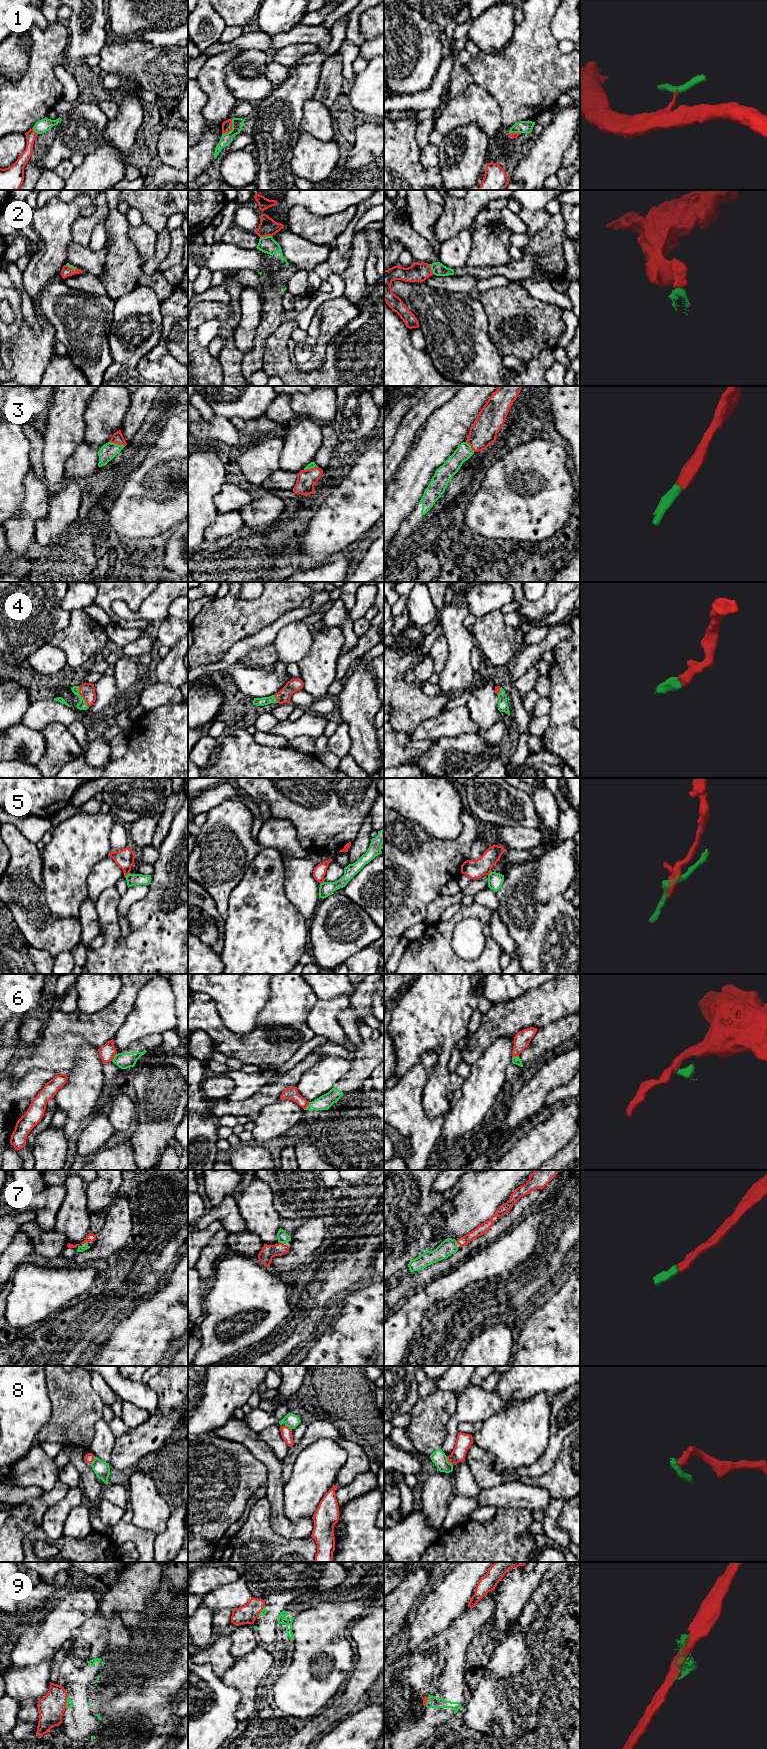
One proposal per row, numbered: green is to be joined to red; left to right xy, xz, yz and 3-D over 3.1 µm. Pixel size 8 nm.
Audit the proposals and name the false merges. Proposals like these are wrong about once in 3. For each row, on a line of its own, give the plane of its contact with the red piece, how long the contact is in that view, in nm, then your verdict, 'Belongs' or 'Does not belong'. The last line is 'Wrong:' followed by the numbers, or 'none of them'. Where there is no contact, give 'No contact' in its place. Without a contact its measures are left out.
1: Touches red in xz. Shared border 150 nm. Does not belong
2: Touches red in xz. Shared border 100 nm. Belongs
3: Touches red in xy. Shared border 130 nm. Belongs
4: Touches red in xy. Shared border 190 nm. Belongs
5: Touches red in xy. Shared border 60 nm. Does not belong
6: Touches red in xz. Shared border 80 nm. Does not belong
7: Touches red in xz. Shared border 40 nm. Belongs
8: Touches red in yz. Shared border 80 nm. Does not belong
9: Touches red in xy. Shared border 110 nm. Does not belong
Wrong: 1, 5, 6, 8, 9

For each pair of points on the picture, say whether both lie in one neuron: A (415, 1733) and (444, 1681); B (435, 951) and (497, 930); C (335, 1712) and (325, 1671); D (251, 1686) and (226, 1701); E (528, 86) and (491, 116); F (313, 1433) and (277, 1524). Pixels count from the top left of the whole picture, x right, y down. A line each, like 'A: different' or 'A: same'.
A: same
B: different
C: different
D: different
E: different
F: different

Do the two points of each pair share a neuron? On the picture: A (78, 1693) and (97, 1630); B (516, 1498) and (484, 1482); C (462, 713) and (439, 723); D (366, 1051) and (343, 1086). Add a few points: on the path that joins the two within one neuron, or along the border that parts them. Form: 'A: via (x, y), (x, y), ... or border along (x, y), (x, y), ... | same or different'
A: via (78, 1677), (92, 1659), (93, 1646) | same
B: border along (516, 1481), (503, 1482), (482, 1489) | different
C: via (456, 719), (452, 723), (445, 723) | same
D: via (365, 1060), (361, 1068), (352, 1077) | same

